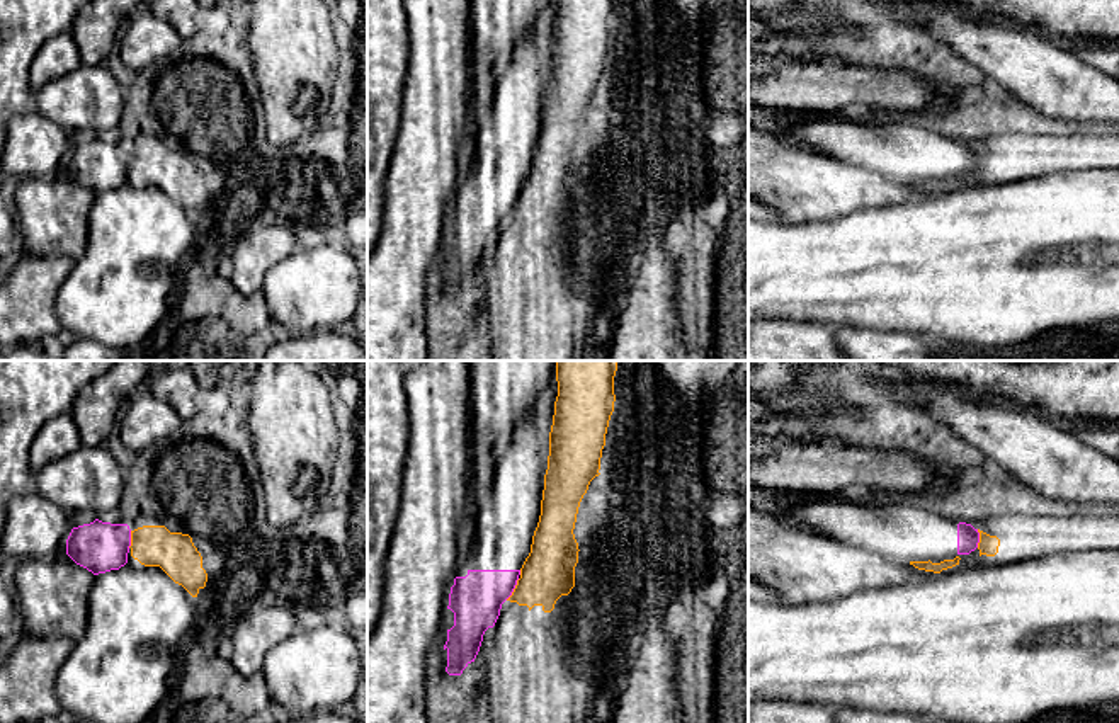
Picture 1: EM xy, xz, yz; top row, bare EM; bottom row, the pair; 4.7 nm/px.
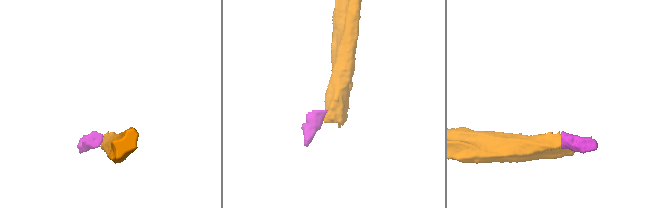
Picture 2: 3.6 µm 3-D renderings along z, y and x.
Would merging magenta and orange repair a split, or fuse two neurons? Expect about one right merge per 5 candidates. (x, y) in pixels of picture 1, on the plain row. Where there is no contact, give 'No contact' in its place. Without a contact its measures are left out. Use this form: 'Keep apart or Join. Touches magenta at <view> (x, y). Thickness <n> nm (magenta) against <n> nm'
Keep apart. Touches magenta at xz (514, 206). Thickness 240 nm (magenta) against 240 nm

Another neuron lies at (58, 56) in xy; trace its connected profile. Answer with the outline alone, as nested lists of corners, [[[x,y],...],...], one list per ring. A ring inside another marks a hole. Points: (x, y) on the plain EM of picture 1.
[[[70,31],[46,41],[31,63],[31,87],[39,90],[82,66],[80,49]]]

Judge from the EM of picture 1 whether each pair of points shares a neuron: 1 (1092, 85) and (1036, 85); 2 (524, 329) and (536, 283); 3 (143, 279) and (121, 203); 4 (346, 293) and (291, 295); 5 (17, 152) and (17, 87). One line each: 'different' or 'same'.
1: same
2: same
3: same
4: same
5: different

